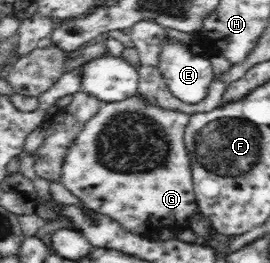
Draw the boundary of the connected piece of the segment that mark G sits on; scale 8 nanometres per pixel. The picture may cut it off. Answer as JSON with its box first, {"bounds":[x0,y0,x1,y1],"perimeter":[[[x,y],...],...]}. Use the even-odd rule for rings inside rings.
{"bounds":[60,94,199,235],"perimeter":[[[139,94],[120,102],[100,103],[98,114],[84,124],[76,141],[68,148],[60,182],[91,211],[113,218],[131,233],[142,235],[152,228],[164,226],[186,229],[190,225],[190,216],[199,212],[184,141],[189,120],[189,114],[162,110],[155,104],[148,104]]]}

